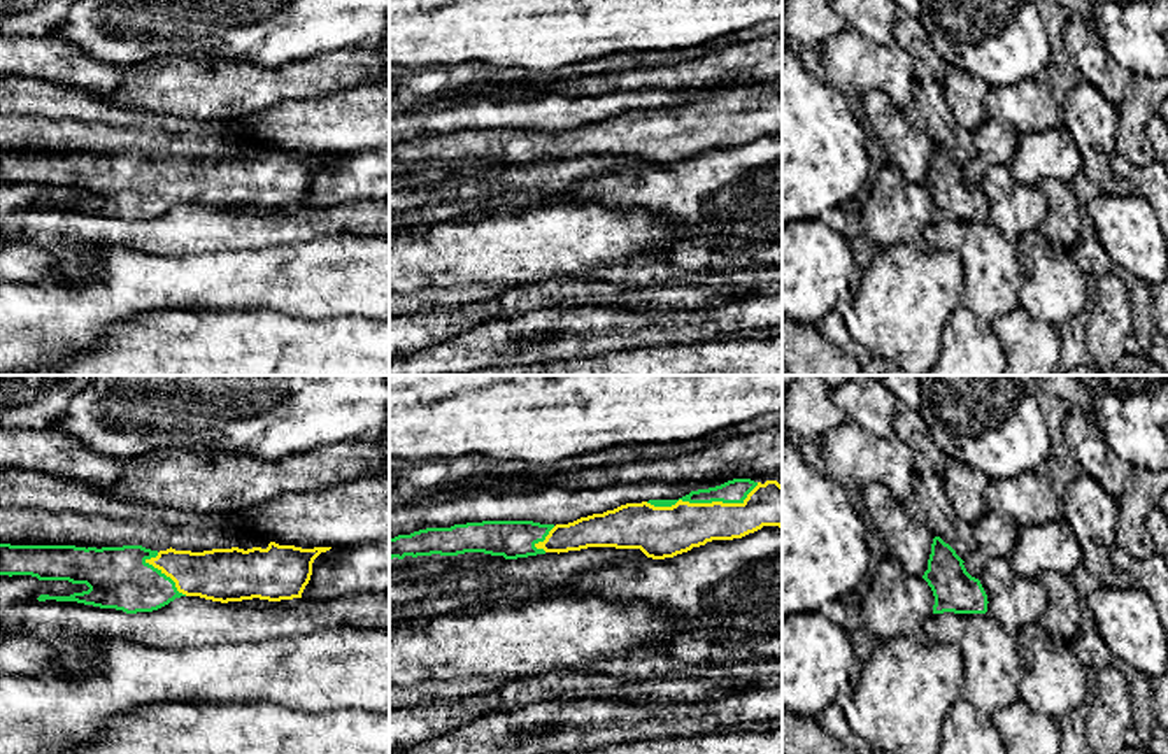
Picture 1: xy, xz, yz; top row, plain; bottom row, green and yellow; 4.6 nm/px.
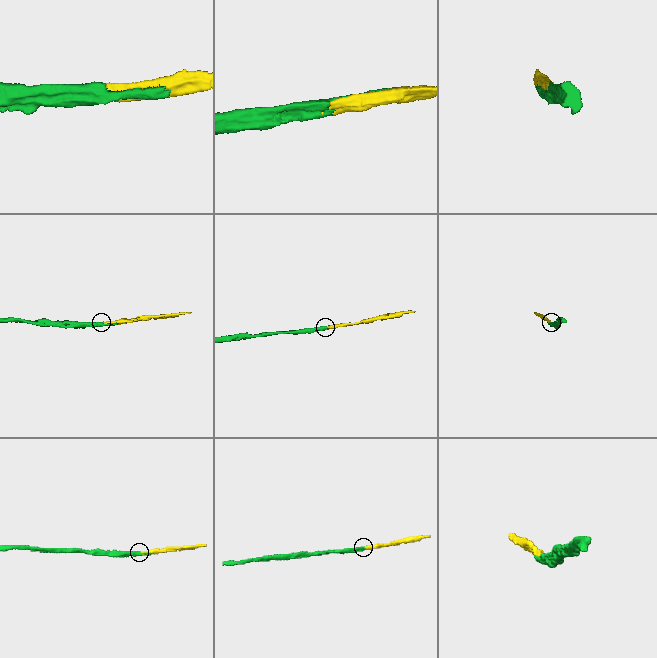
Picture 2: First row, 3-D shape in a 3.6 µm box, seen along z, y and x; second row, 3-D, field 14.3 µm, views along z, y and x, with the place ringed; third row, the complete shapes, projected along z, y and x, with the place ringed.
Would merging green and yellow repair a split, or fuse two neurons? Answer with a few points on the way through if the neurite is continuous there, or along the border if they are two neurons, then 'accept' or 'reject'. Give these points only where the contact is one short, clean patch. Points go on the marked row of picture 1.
accept

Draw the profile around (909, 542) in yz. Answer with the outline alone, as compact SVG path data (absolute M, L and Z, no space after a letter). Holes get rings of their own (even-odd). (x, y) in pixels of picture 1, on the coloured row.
M879 482L863 487L863 505L872 516L879 537L887 545L887 556L896 559L907 575L922 577L935 538L931 530L912 519Z

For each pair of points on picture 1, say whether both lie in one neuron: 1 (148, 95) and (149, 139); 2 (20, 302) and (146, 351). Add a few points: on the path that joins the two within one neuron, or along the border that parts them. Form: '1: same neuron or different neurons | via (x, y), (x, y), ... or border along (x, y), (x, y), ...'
1: different neurons | border along (153, 113), (190, 116), (193, 120)
2: different neurons | border along (142, 314), (116, 325), (97, 349), (81, 356)

